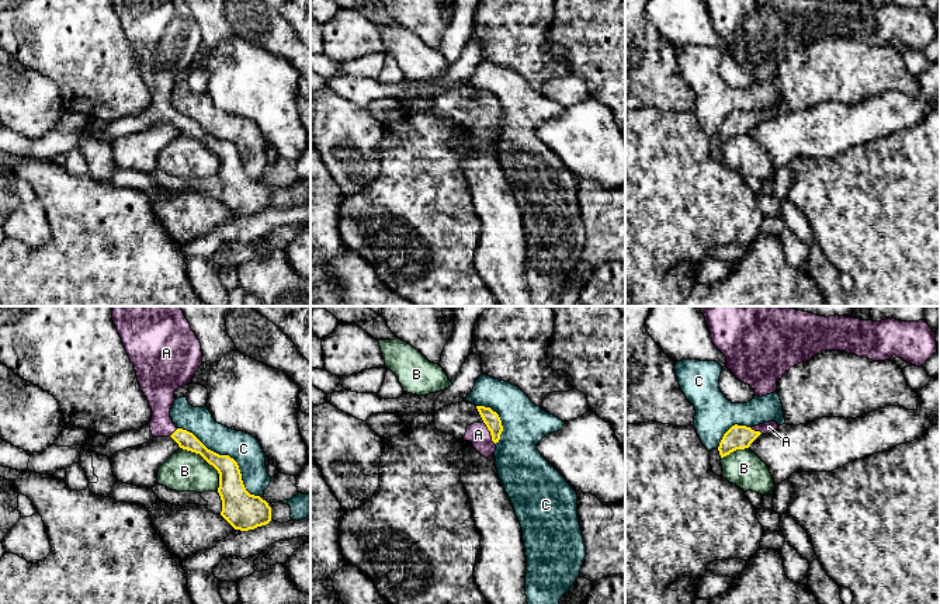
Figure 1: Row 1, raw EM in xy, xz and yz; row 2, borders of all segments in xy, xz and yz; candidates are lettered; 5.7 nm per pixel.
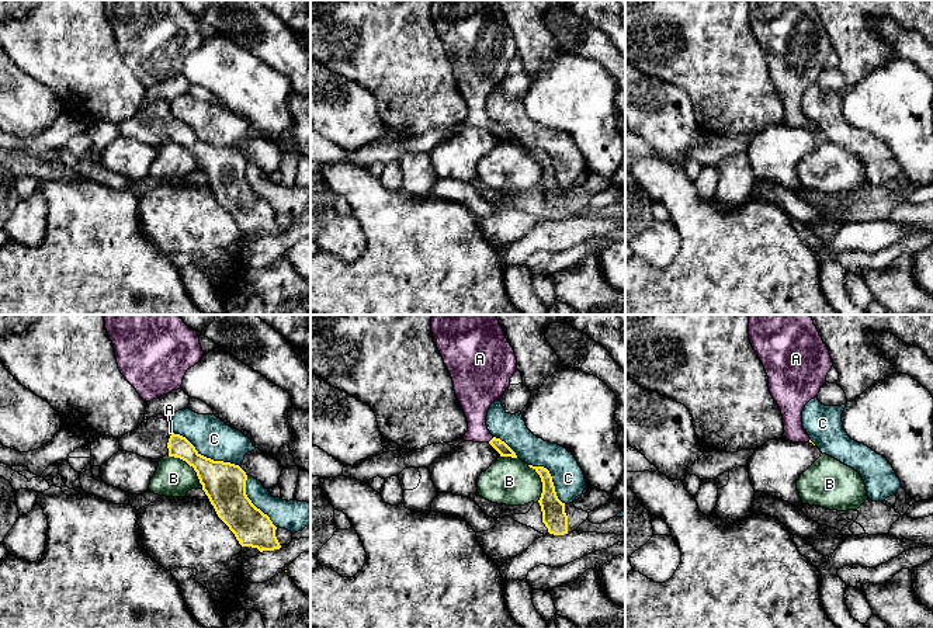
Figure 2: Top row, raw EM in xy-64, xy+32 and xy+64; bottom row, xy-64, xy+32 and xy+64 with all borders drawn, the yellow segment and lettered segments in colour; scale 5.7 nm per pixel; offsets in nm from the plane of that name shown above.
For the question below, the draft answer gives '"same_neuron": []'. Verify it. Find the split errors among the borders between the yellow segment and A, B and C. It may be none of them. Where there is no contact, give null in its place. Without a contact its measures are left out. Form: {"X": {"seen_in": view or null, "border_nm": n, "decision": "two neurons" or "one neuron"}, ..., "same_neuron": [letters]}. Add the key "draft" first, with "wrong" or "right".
{"draft": "wrong", "A": {"seen_in": "xz", "border_nm": 150, "decision": "one neuron"}, "B": {"seen_in": "xy", "border_nm": 340, "decision": "two neurons"}, "C": {"seen_in": "xy", "border_nm": 600, "decision": "two neurons"}, "same_neuron": ["A"]}

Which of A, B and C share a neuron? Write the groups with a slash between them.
A / B / C

